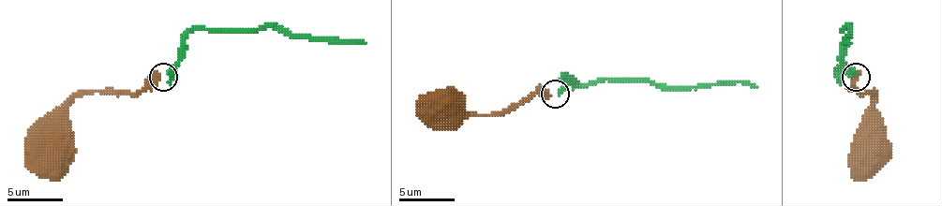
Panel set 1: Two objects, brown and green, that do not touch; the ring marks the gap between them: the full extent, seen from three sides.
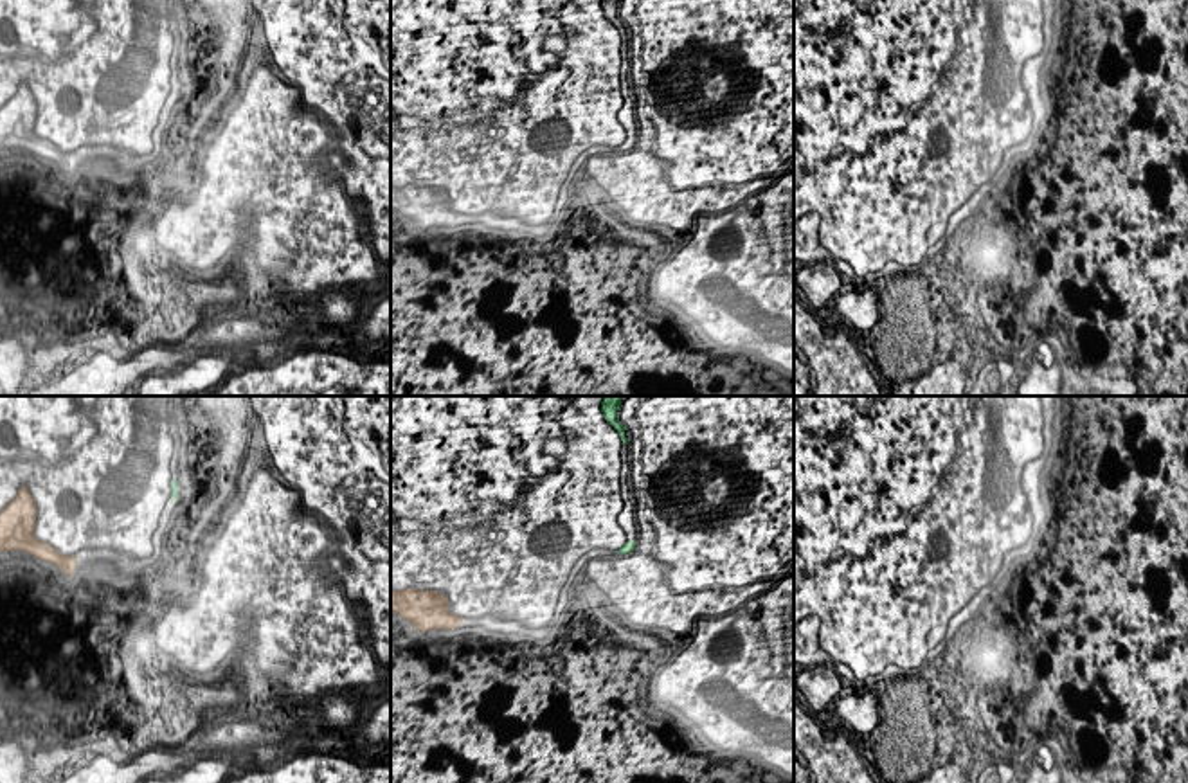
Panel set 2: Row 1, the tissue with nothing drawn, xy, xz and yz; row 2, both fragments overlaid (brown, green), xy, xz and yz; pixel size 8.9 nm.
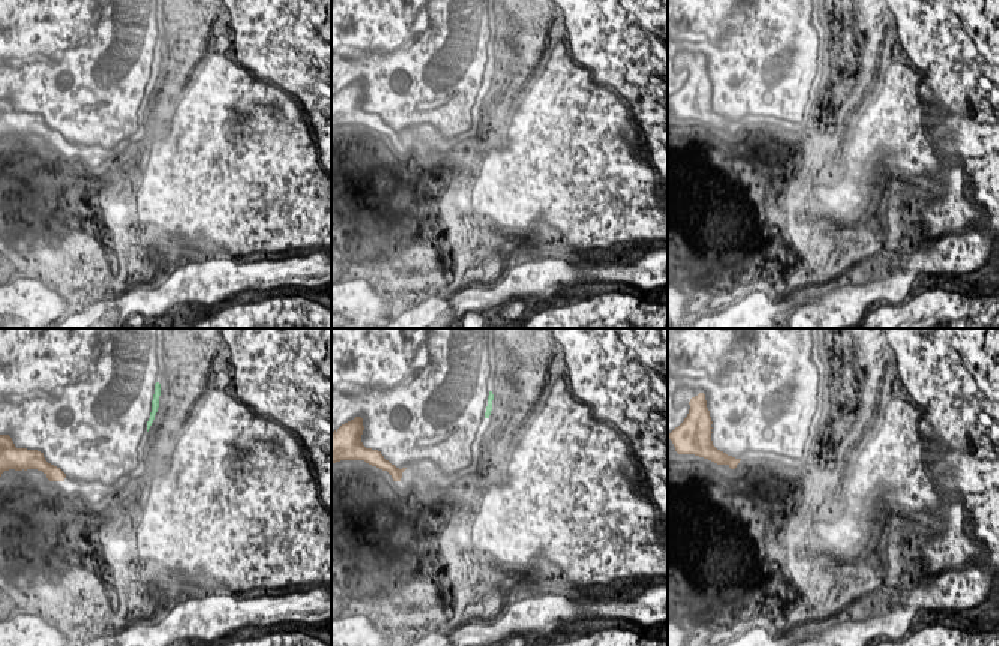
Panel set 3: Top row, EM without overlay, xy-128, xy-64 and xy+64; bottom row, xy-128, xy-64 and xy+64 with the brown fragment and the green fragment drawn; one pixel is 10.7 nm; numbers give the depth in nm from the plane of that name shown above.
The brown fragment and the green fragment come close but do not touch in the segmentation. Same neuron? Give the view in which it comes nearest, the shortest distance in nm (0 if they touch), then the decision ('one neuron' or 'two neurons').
view xy; gap 1000 nm; one neuron

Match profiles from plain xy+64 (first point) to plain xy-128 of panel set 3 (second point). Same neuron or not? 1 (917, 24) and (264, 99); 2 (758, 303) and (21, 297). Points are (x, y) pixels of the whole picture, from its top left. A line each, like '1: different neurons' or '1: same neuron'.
1: different neurons
2: different neurons

